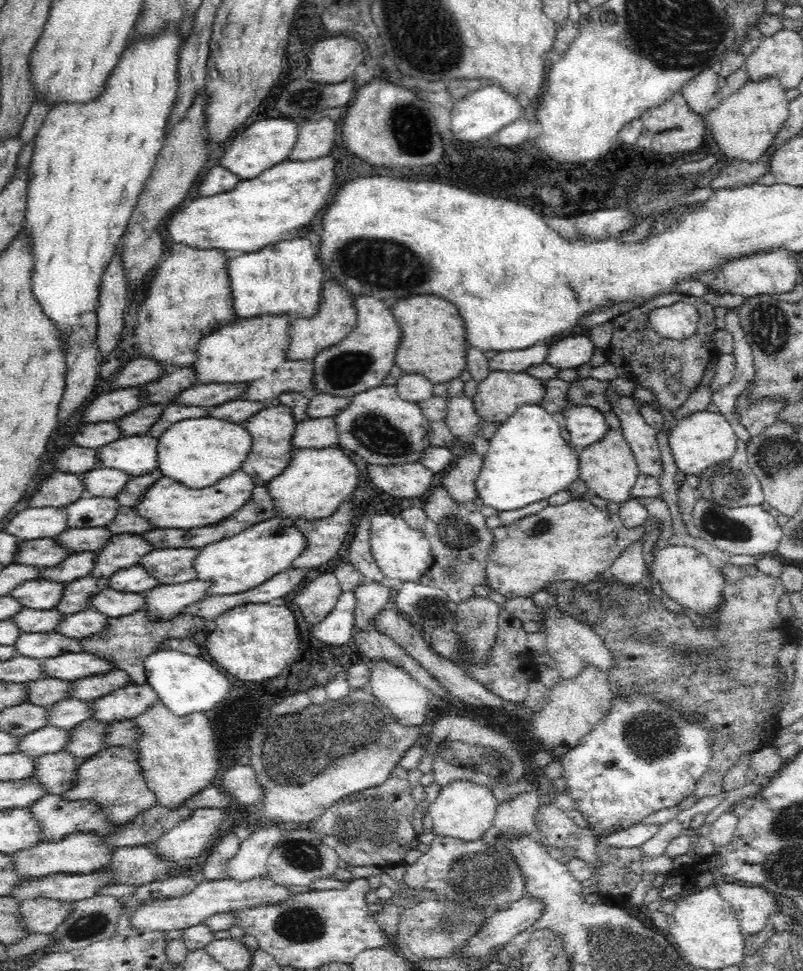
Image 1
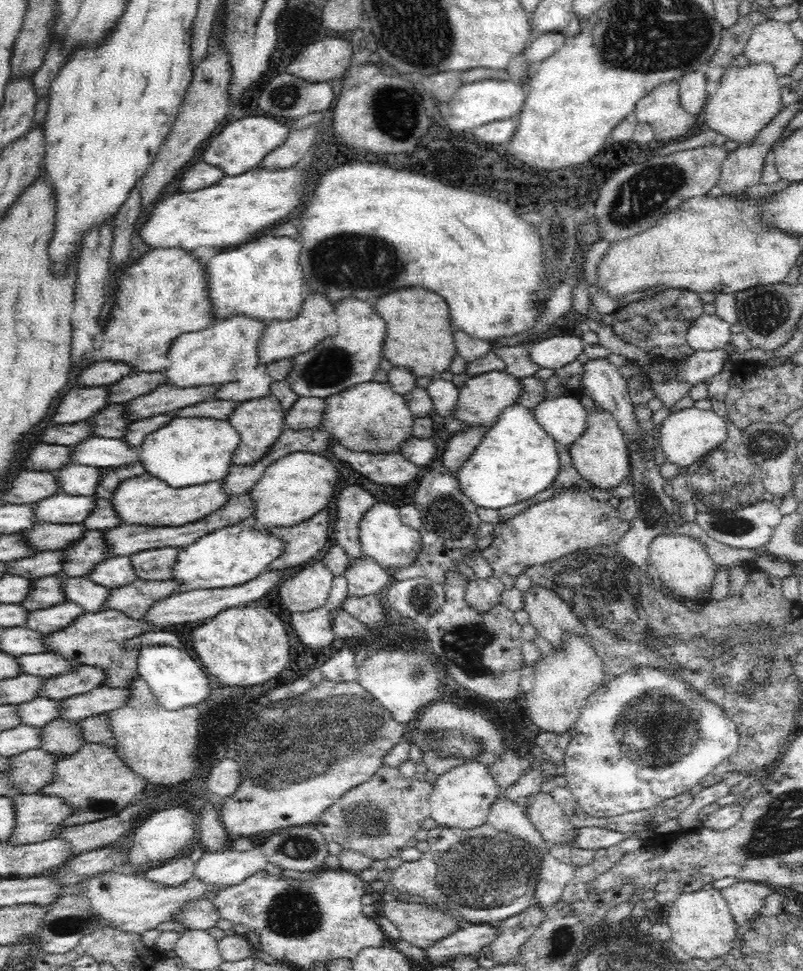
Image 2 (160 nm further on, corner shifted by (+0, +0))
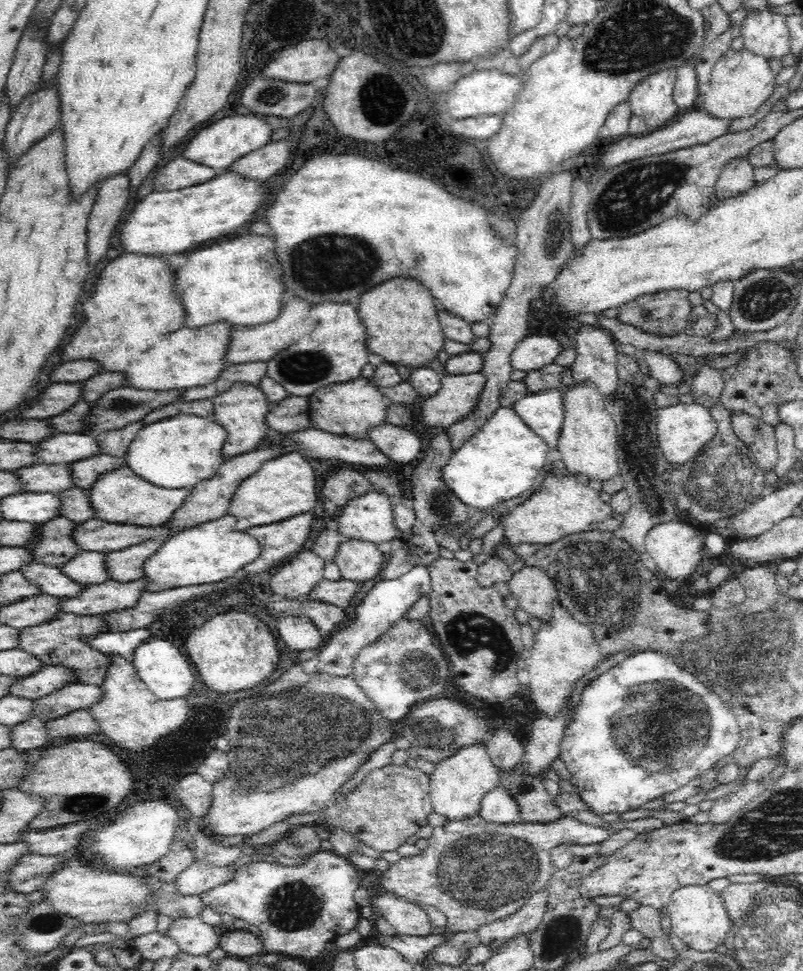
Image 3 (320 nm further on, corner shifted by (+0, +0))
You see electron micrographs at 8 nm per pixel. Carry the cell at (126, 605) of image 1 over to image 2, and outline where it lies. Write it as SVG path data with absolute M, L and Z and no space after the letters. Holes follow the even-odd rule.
M58 573L57 576L61 578L62 590L66 600L79 604L86 613L103 611L102 605L106 602L107 596L110 594L109 588L92 582L88 577L71 577L66 573Z

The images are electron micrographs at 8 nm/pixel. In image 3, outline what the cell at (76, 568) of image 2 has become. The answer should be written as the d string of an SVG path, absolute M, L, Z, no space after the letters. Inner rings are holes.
M56 517L37 524L39 539L25 548L32 553L33 561L56 567L67 563L82 551L71 535L75 524L76 522L66 517Z

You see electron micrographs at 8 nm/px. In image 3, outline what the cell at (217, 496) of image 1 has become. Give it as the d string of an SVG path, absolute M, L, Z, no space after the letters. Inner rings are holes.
M128 465L110 469L99 477L92 488L84 489L85 495L96 518L116 524L158 527L174 514L188 494L188 489L168 489L146 483Z

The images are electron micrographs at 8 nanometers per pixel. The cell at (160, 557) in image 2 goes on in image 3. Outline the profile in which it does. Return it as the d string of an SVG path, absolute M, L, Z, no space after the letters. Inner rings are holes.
M158 539L145 540L122 550L105 552L103 569L107 577L116 582L132 582L142 579L143 562L159 549Z

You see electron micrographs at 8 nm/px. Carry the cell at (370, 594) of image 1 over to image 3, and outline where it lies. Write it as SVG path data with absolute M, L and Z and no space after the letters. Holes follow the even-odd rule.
M348 539L338 546L334 555L342 576L362 584L374 584L383 570L385 555L370 541Z

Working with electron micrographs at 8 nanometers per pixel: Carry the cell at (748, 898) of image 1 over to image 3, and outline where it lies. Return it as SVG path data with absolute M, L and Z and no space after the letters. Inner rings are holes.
M766 881L753 883L730 883L721 891L727 915L733 922L738 922L742 916L753 907L757 894L767 887Z

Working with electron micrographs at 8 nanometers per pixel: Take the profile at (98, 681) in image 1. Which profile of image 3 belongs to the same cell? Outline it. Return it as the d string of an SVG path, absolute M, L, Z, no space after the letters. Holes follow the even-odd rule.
M44 665L32 673L32 676L16 681L16 686L12 686L10 695L34 701L74 682L78 681L74 679L74 674L69 668L64 668L62 665Z

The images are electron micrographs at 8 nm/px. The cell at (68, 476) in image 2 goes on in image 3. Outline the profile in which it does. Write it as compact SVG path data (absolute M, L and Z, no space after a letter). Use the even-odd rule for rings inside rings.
M36 463L27 467L14 469L15 474L26 492L57 492L72 490L74 477L67 465Z

